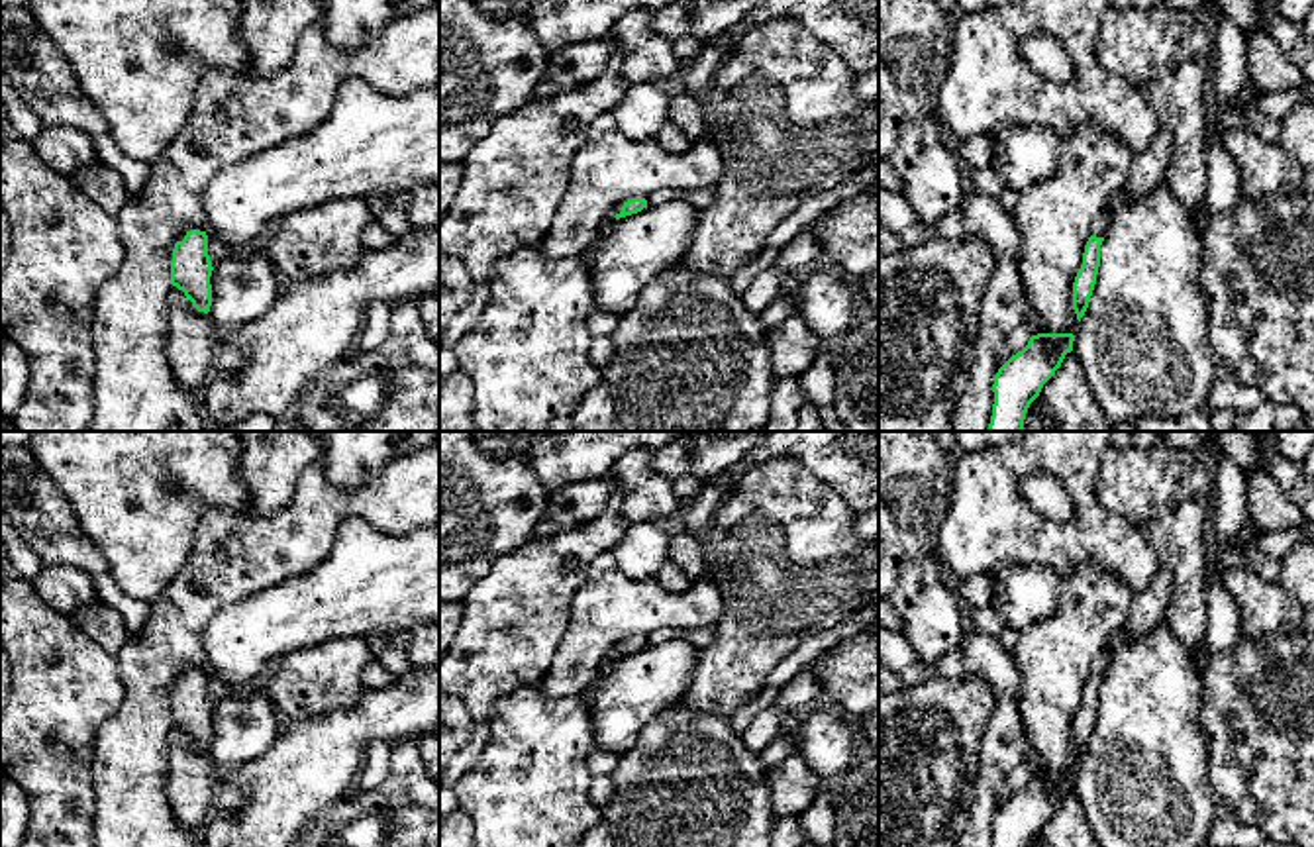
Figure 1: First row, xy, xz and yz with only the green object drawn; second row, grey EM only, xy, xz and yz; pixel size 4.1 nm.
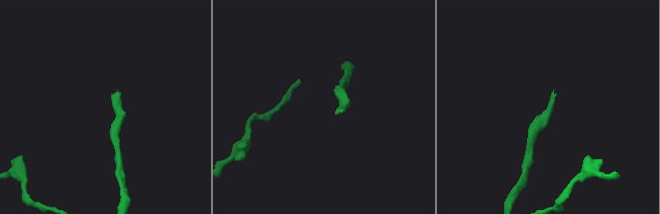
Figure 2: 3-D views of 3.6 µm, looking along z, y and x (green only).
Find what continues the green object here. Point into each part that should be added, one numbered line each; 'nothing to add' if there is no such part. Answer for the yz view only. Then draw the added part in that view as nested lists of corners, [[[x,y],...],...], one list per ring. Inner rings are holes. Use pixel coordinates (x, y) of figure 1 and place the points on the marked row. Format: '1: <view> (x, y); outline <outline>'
1: yz (1101, 224); outline [[[1106,208],[1104,212],[1100,212],[1096,216],[1096,220],[1092,222],[1092,231],[1090,235],[1096,235],[1096,237],[1102,237],[1110,225],[1110,220],[1112,220],[1112,212],[1110,208]]]

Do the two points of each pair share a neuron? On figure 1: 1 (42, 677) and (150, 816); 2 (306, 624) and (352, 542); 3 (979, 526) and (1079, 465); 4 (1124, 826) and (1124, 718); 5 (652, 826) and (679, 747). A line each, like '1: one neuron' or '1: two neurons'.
1: two neurons
2: one neuron
3: one neuron
4: one neuron
5: one neuron

